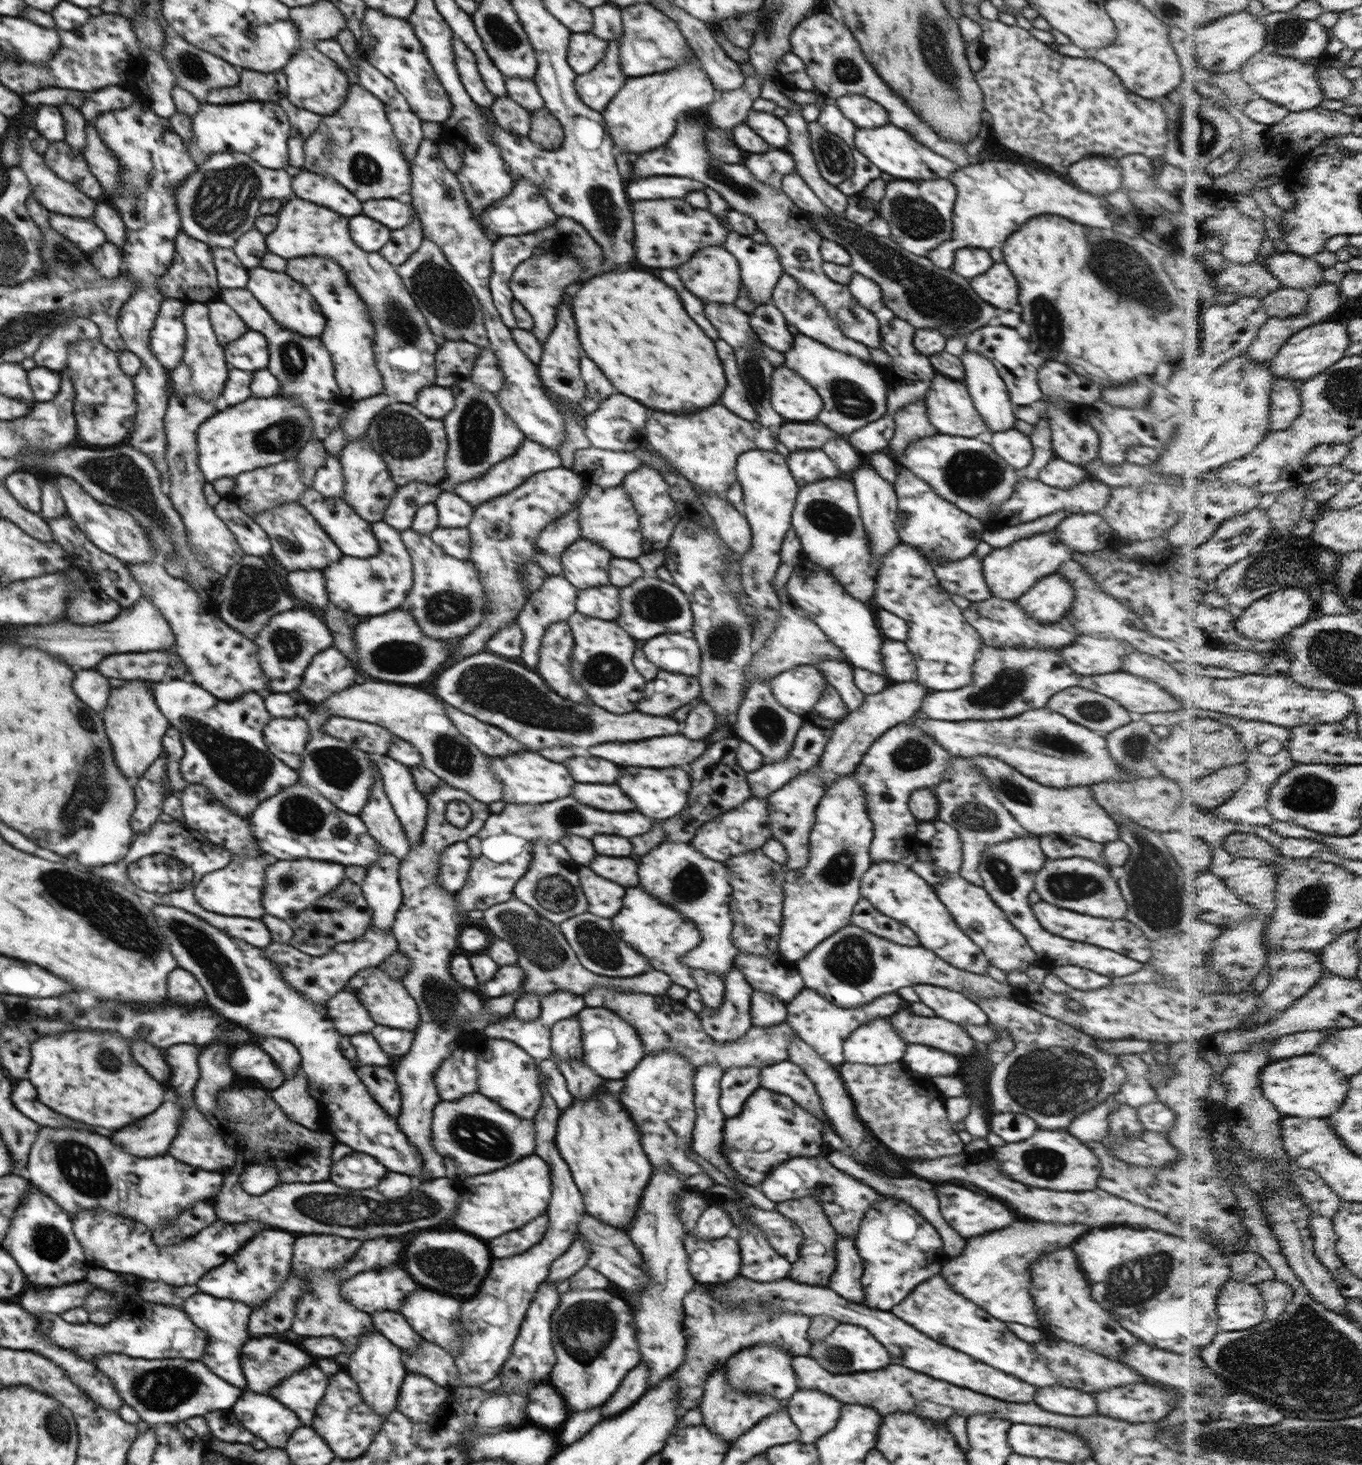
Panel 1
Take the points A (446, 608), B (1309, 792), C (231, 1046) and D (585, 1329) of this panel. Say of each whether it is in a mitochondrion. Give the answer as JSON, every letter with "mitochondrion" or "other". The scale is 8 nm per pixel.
{"A":"mitochondrion","B":"mitochondrion","C":"other","D":"mitochondrion"}

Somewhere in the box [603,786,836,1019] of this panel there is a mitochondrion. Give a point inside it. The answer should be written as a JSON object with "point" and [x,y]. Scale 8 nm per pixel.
{"point":[689,885]}

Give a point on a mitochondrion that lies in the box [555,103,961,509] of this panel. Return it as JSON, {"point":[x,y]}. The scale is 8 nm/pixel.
{"point":[916,217]}

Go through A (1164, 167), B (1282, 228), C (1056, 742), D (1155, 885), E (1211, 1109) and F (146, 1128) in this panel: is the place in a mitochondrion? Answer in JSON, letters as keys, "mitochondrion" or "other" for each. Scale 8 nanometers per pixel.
{"A":"other","B":"other","C":"mitochondrion","D":"mitochondrion","E":"other","F":"other"}

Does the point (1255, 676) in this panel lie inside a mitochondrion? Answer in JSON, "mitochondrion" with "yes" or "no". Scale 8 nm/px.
{"mitochondrion":"no"}

